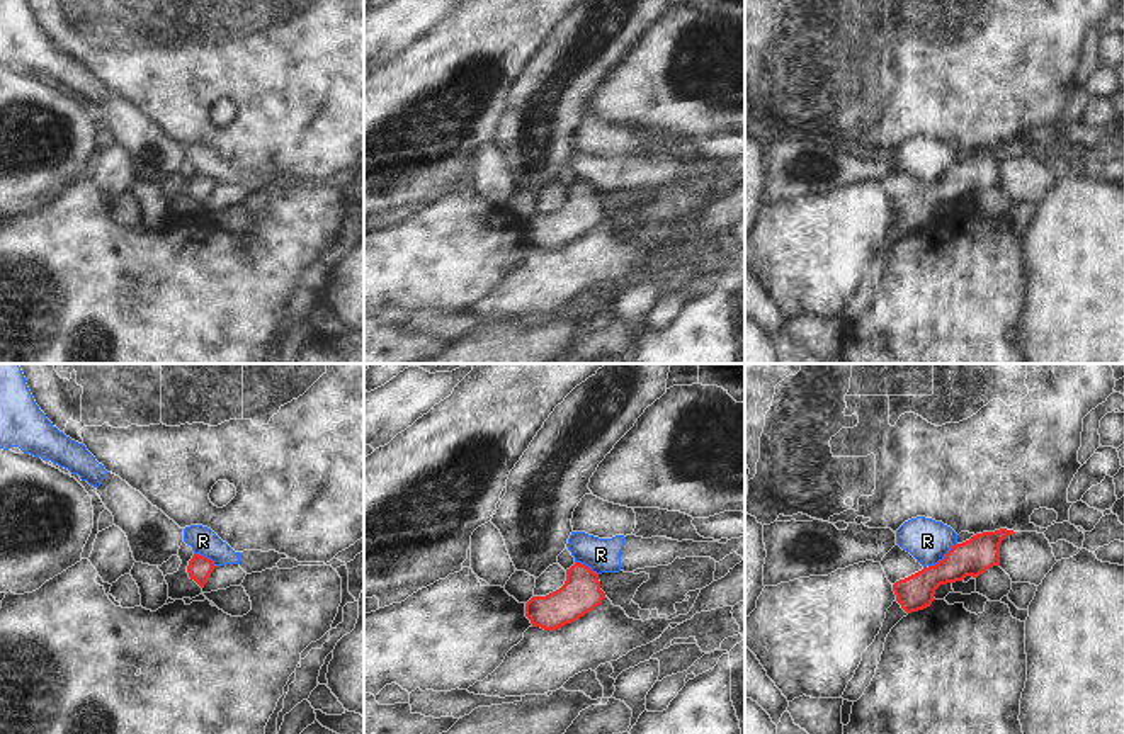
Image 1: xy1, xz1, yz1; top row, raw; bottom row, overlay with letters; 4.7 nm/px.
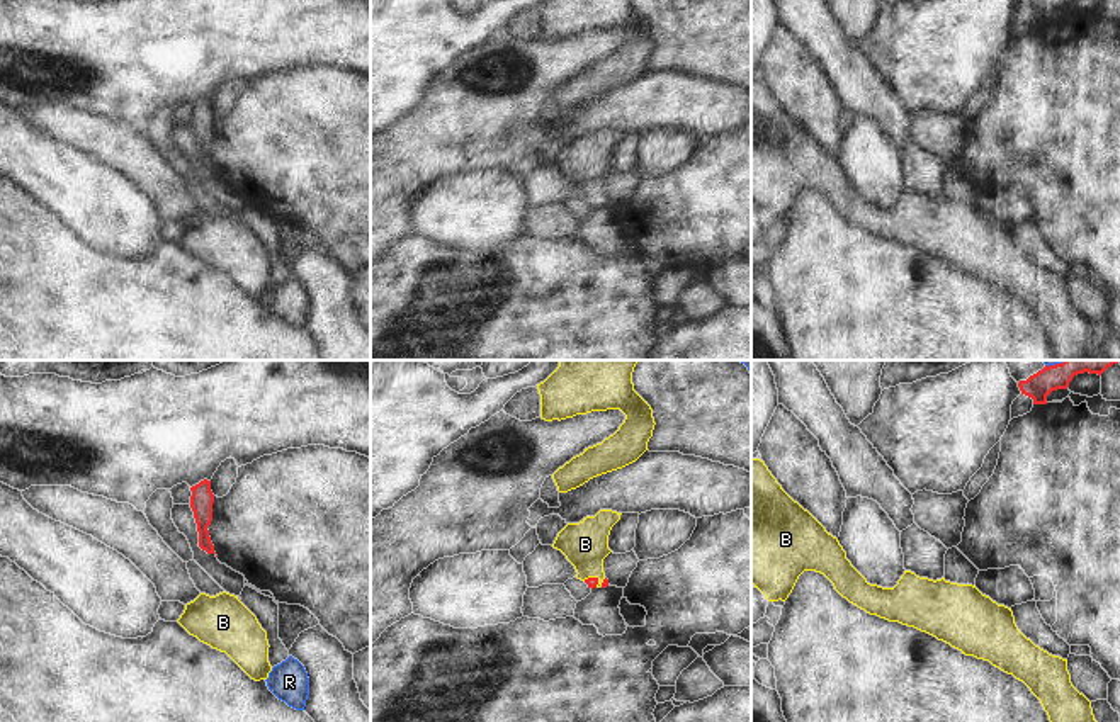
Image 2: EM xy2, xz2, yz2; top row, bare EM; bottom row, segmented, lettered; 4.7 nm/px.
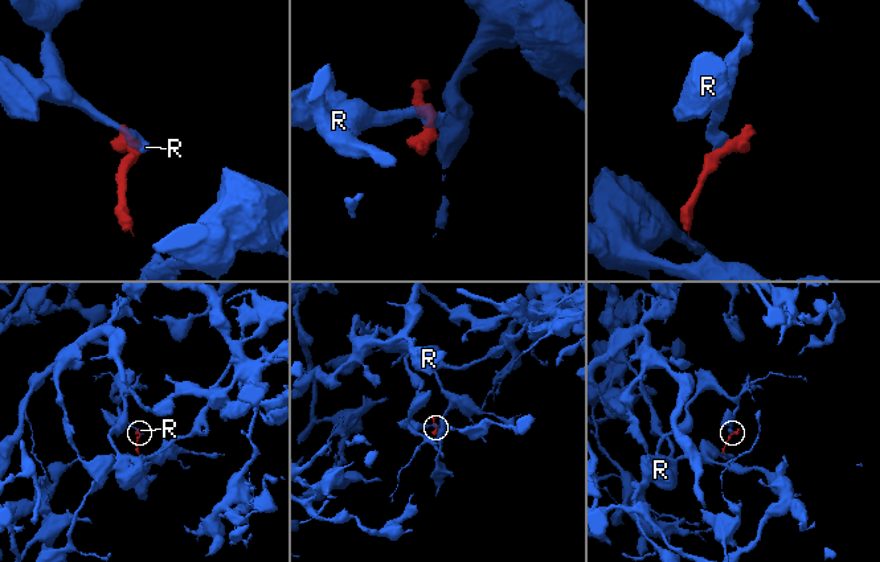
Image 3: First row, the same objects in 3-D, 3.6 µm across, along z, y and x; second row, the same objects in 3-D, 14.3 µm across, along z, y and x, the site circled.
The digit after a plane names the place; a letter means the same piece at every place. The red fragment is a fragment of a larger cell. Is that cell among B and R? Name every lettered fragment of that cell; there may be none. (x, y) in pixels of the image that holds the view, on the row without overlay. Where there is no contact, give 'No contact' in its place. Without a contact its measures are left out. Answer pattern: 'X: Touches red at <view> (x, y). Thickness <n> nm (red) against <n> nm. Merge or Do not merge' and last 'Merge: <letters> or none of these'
B: Touches red at xz2 (593, 197). Thickness 50 nm (red) against 220 nm. Merge
R: Touches red at yz1 (944, 177). Thickness 170 nm (red) against 200 nm. Do not merge
Merge: B

